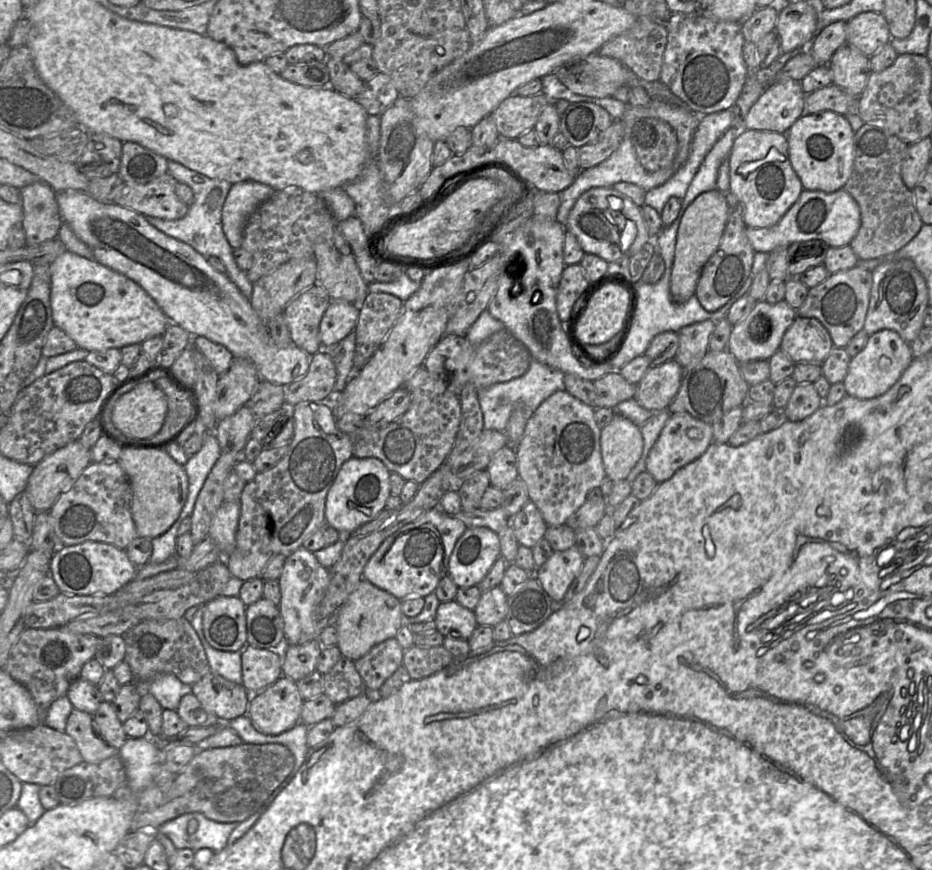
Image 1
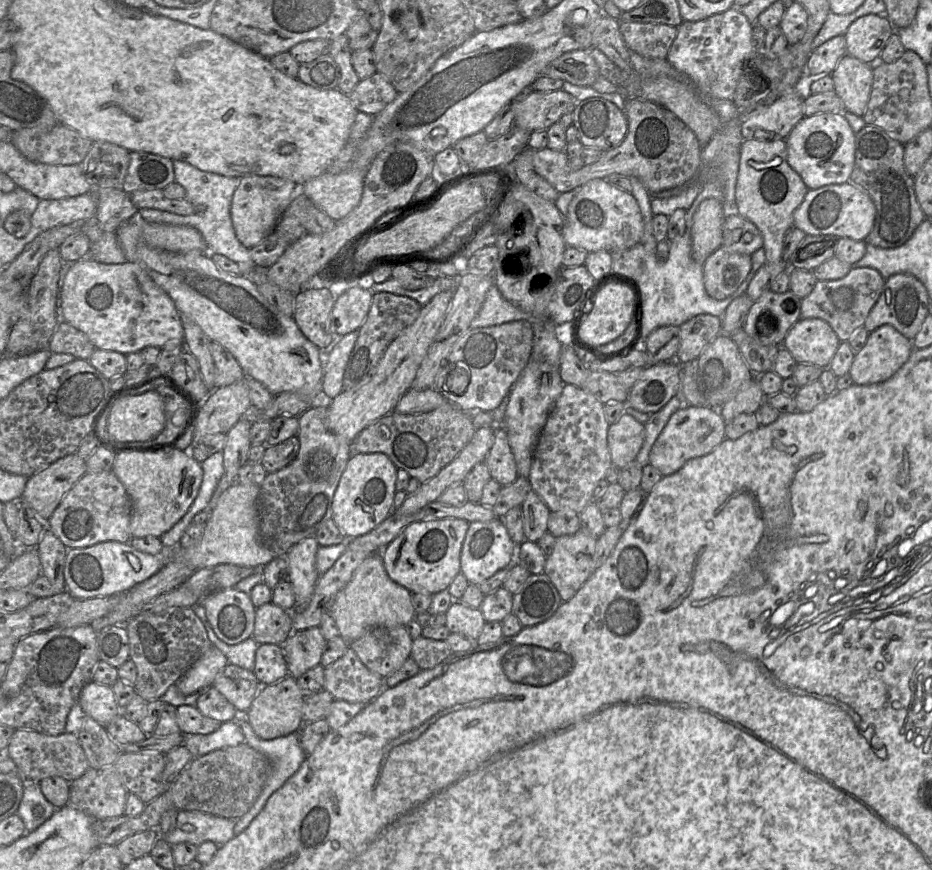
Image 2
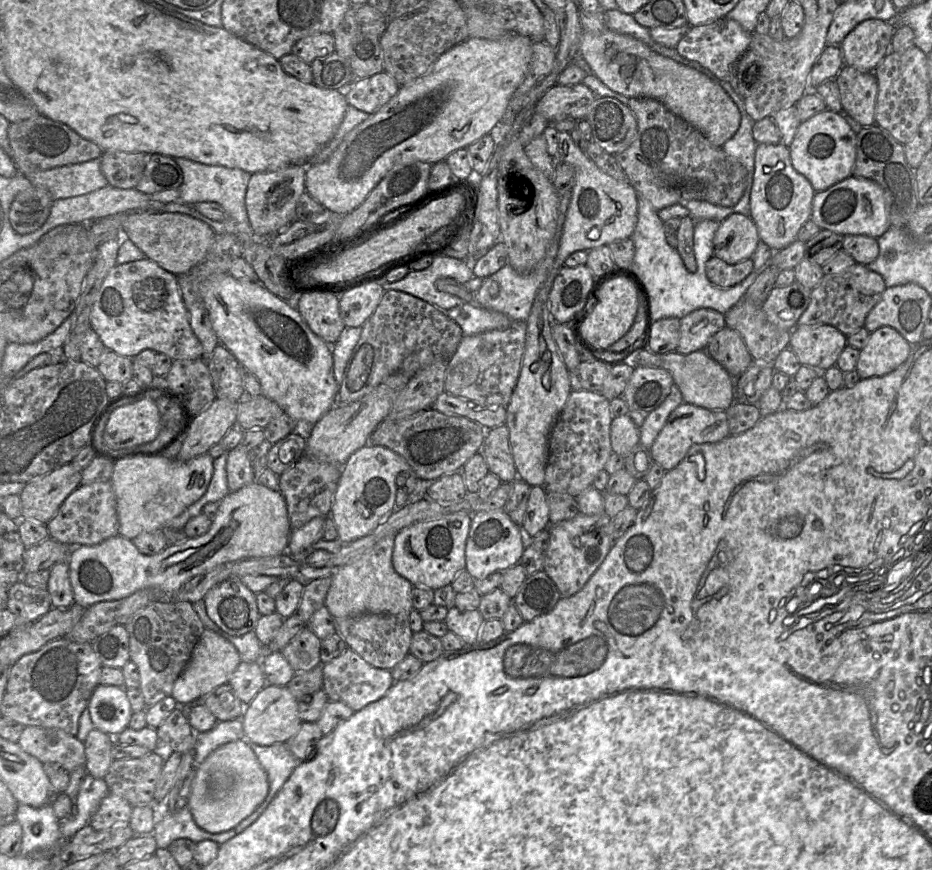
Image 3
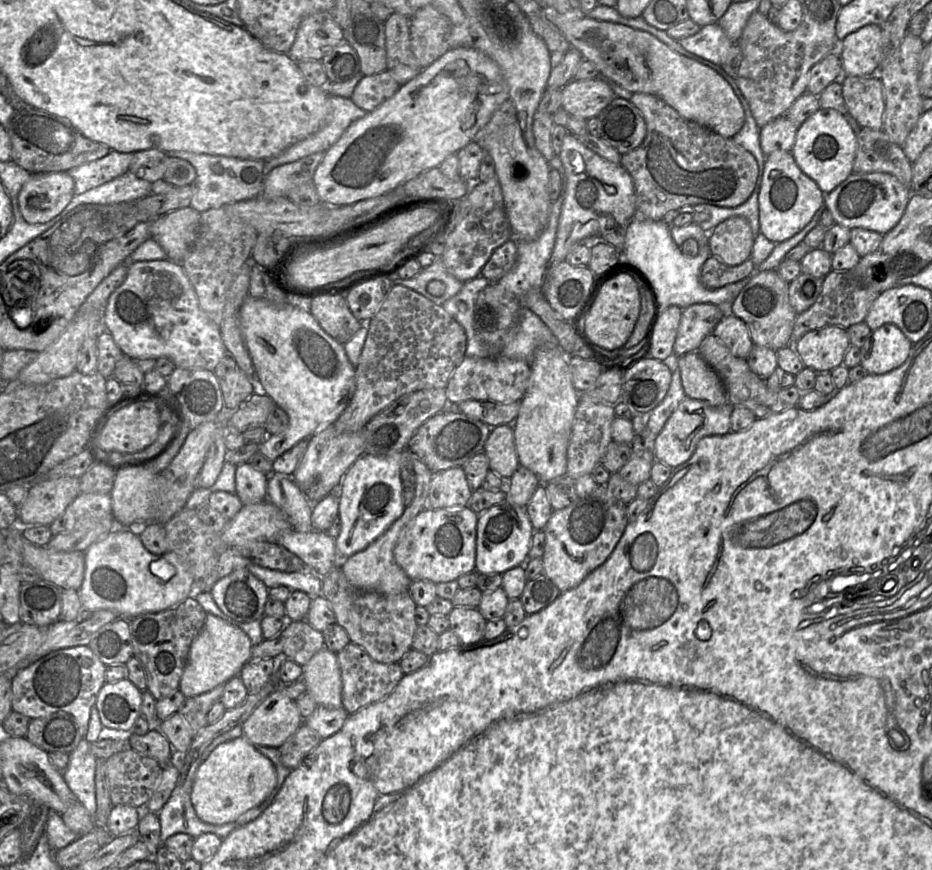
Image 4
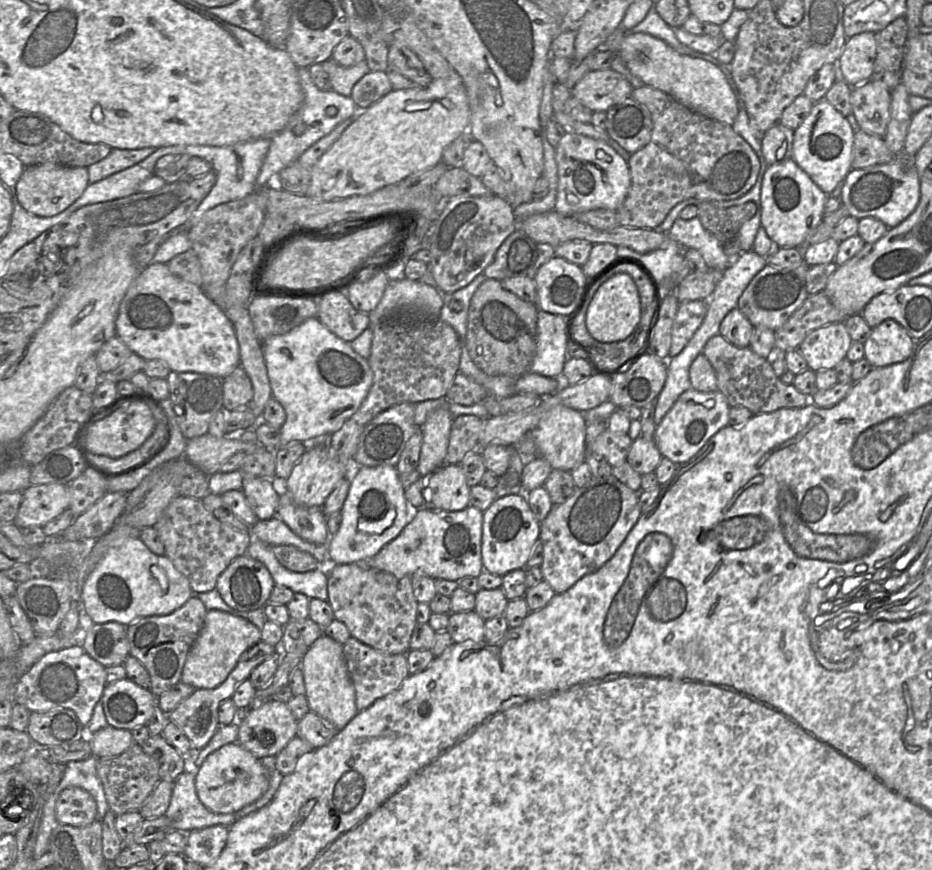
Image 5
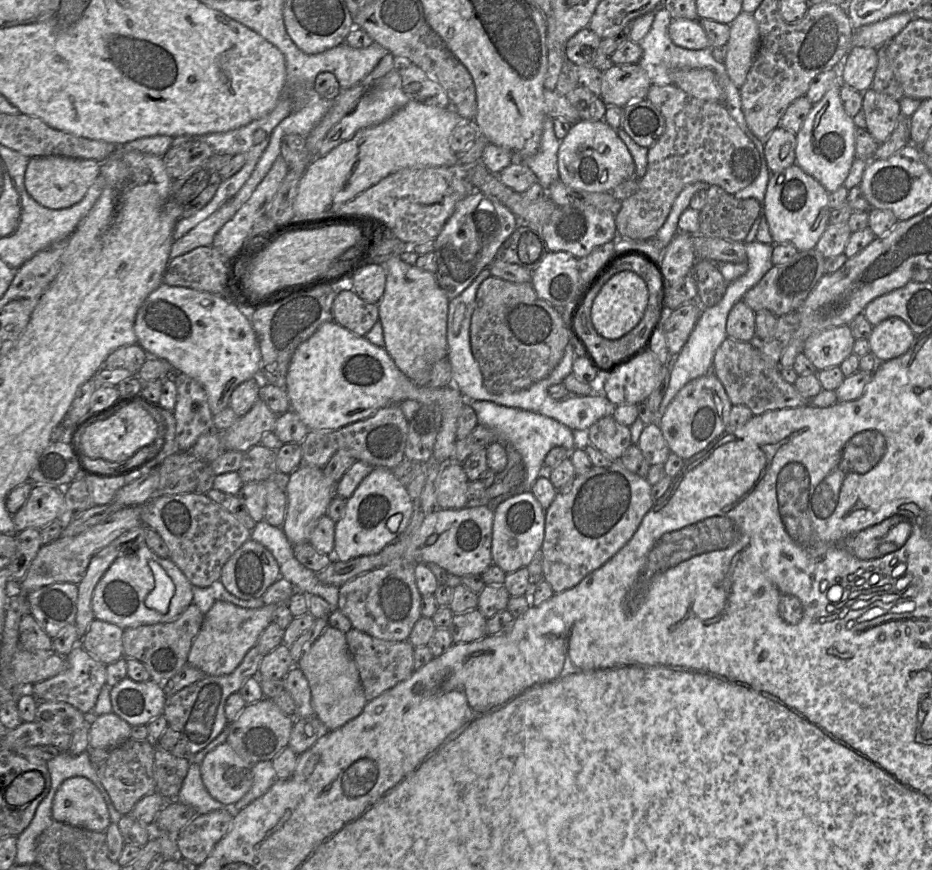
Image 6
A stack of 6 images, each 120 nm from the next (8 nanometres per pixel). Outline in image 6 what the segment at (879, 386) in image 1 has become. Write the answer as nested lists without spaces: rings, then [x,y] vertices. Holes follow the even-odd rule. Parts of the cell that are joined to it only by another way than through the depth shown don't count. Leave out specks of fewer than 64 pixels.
[[[889,317],[873,326],[868,339],[870,352],[882,362],[897,358],[910,349],[915,337],[905,321]]]

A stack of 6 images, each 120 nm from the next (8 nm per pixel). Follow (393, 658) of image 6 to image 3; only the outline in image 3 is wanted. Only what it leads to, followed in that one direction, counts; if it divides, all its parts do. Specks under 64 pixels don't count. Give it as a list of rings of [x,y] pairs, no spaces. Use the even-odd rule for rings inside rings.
[[[348,647],[339,657],[321,664],[321,667],[323,673],[322,689],[327,695],[328,701],[342,702],[354,712],[379,700],[394,683],[390,670],[371,666]]]

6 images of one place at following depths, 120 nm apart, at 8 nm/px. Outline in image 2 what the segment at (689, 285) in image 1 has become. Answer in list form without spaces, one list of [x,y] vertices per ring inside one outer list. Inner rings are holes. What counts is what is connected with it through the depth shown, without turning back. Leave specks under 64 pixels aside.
[[[708,198],[703,200],[693,216],[691,243],[693,259],[704,264],[722,245],[723,225],[729,210],[725,203]]]

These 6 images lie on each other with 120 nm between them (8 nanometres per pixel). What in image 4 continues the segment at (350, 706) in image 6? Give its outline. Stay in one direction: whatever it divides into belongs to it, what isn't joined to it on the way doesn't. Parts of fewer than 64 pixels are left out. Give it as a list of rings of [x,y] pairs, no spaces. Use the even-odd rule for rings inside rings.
[[[323,648],[304,666],[301,680],[318,706],[341,708],[342,682],[336,653]]]

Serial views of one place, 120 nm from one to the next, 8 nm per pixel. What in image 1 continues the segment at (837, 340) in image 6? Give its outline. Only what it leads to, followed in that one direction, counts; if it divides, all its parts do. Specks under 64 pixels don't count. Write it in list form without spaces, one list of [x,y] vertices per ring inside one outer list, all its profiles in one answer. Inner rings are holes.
[[[796,316],[783,335],[780,349],[796,364],[821,365],[834,347],[827,329],[815,318]]]

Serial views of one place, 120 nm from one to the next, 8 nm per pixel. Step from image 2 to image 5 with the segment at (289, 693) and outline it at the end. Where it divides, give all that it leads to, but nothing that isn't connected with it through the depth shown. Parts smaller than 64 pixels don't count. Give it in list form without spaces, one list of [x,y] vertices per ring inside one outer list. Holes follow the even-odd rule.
[[[267,699],[248,710],[240,710],[237,743],[249,751],[257,759],[265,756],[276,756],[288,742],[297,736],[296,720],[286,703]]]

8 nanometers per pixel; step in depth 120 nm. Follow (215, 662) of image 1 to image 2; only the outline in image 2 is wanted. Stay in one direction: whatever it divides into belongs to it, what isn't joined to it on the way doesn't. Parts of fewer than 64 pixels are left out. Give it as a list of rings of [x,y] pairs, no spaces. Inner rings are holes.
[[[195,604],[191,607],[196,614],[196,616],[203,623],[208,639],[211,644],[217,647],[222,653],[226,656],[228,660],[228,664],[237,665],[246,670],[253,671],[255,666],[255,654],[258,648],[258,643],[253,639],[253,637],[249,637],[243,642],[235,645],[230,645],[222,640],[220,640],[217,635],[214,633],[212,627],[210,626],[206,614],[205,609],[202,604]]]

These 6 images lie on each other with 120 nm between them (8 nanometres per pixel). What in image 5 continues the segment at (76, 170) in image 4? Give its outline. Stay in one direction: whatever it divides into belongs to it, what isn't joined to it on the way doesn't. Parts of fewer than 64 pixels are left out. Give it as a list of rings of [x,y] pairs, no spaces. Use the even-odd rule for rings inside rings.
[[[156,147],[141,149],[112,148],[110,154],[99,162],[87,167],[89,184],[98,182],[112,174],[132,167],[155,152]]]

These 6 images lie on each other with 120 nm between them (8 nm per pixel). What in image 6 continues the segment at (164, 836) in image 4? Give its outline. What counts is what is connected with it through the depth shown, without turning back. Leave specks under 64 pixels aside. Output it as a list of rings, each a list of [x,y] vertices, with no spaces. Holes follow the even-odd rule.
[[[196,763],[190,764],[187,775],[179,791],[179,794],[177,795],[176,799],[172,801],[178,801],[182,804],[193,807],[197,814],[206,814],[219,809],[226,809],[233,812],[233,805],[225,805],[221,802],[218,802],[209,794],[202,781],[200,765]]]

